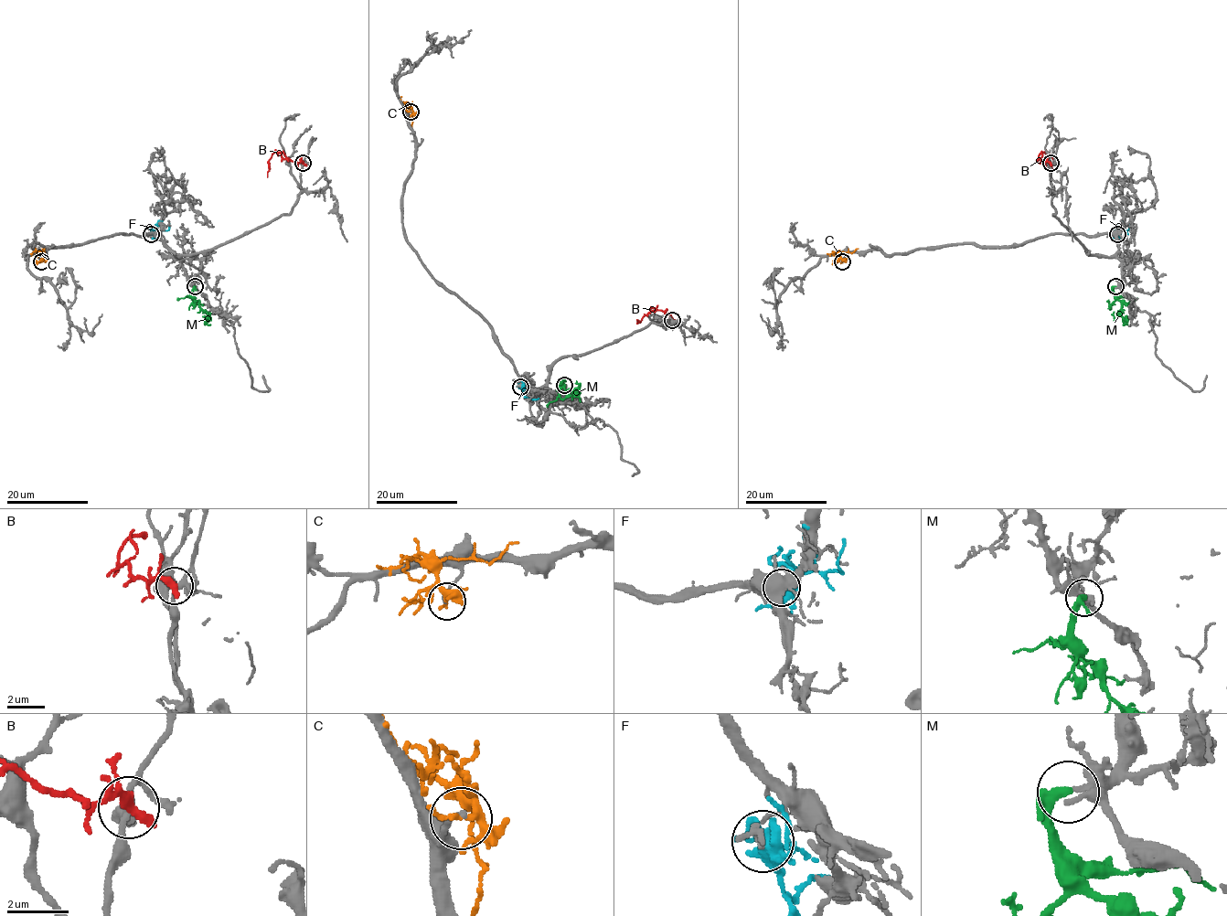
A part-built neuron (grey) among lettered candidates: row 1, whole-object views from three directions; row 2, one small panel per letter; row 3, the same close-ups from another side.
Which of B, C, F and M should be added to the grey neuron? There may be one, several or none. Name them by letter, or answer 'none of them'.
M

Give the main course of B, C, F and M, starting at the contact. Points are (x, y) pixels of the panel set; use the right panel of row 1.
B: (1050, 164), (1040, 158), (1041, 153), (1046, 151), (1053, 159), (1050, 176)
C: (842, 260), (837, 250), (826, 254)
F: (1117, 233), (1129, 230), (1130, 223)
M: (1115, 286), (1113, 294), (1121, 303), (1122, 324)

